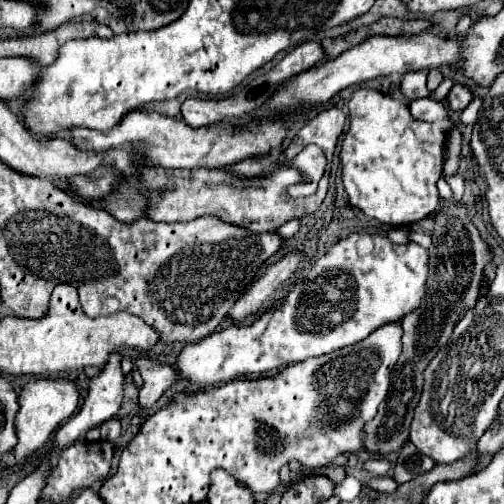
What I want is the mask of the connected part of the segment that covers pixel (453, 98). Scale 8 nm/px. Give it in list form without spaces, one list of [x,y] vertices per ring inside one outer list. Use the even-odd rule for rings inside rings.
[[[454,84],[450,94],[448,94],[448,102],[450,102],[450,108],[452,110],[464,110],[472,100],[472,92],[468,86],[464,84]]]

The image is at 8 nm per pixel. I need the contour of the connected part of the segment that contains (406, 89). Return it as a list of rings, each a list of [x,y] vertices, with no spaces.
[[[416,70],[416,72],[408,72],[402,76],[402,82],[400,82],[400,88],[404,92],[404,96],[408,100],[414,100],[414,98],[424,98],[424,96],[430,96],[428,88],[426,88],[426,76],[428,76],[428,70]]]

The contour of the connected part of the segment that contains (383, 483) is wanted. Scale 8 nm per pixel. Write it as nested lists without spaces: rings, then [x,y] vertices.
[[[372,476],[366,480],[366,486],[380,492],[394,492],[394,488],[398,488],[398,484],[390,476]]]

